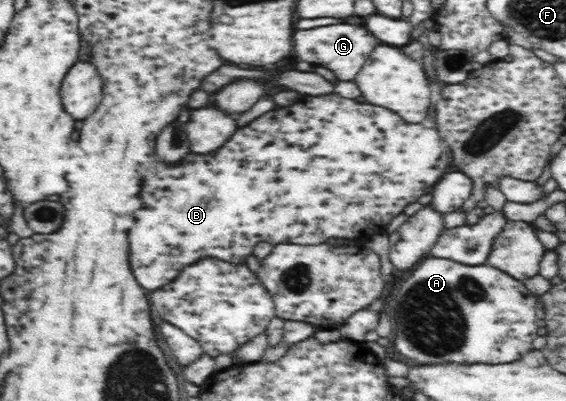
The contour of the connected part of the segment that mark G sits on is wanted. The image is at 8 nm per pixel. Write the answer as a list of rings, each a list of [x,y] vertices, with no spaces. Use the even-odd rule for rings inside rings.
[[[347,22],[313,27],[304,31],[298,29],[294,33],[294,49],[296,49],[296,55],[302,61],[324,65],[324,67],[332,69],[338,79],[354,79],[356,73],[366,63],[368,55],[380,43],[380,39],[373,33],[370,33],[365,27]]]

